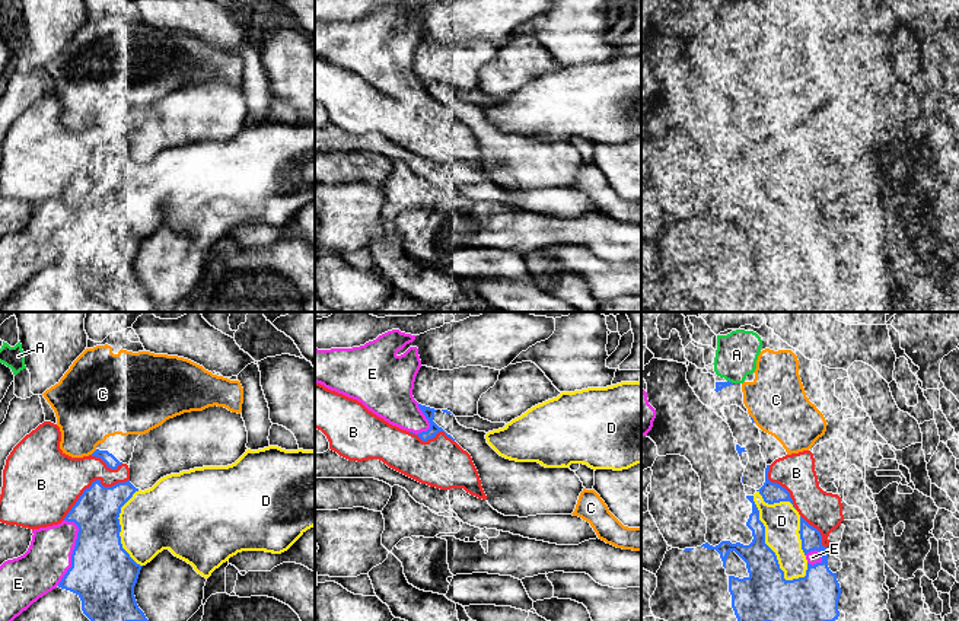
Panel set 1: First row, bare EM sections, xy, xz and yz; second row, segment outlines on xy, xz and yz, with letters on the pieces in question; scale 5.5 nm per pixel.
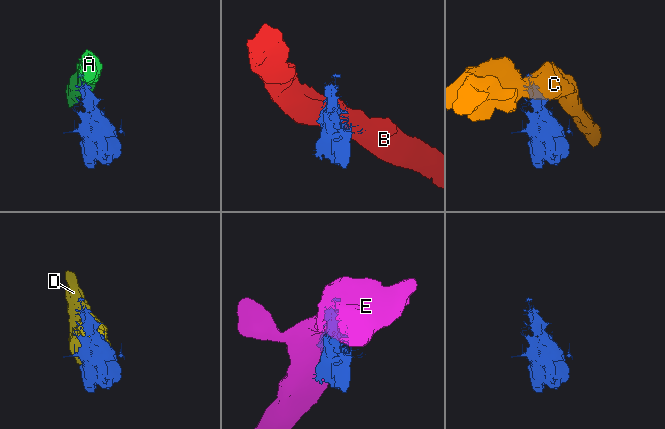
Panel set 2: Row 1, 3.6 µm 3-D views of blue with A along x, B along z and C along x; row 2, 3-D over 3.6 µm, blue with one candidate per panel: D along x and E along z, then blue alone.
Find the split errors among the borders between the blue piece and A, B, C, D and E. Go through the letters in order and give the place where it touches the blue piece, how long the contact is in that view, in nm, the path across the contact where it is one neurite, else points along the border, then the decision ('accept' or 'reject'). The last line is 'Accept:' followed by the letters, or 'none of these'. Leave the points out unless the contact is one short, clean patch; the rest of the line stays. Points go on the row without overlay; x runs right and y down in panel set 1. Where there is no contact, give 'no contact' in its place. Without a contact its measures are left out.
A: contact yz (730, 56); length 40 nm; reject
B: contact xy (92, 156); length 440 nm; reject
C: contact xy (95, 124); length 50 nm; reject
D: contact yz (768, 220); length 550 nm; reject
E: contact xy (73, 223); length 380 nm; reject
Accept: none of these

